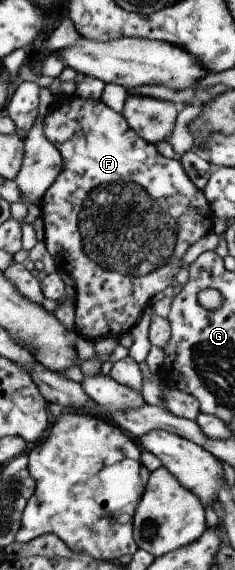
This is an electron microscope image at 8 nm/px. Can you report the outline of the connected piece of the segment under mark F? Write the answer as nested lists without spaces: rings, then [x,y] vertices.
[[[60,95],[53,96],[54,99],[49,110],[42,117],[43,132],[45,138],[59,150],[63,159],[63,170],[55,179],[55,182],[45,192],[41,200],[41,218],[44,222],[44,242],[49,254],[59,271],[67,272],[75,281],[75,319],[74,329],[84,339],[96,341],[97,338],[105,336],[119,338],[126,332],[131,331],[141,311],[151,305],[156,298],[161,296],[167,288],[171,288],[171,282],[177,272],[186,264],[182,262],[187,248],[197,242],[199,238],[211,232],[214,215],[202,190],[199,190],[189,180],[183,165],[176,159],[163,157],[154,144],[143,140],[128,124],[122,114],[111,110],[101,100],[91,100],[79,95],[69,95],[63,98]]]

